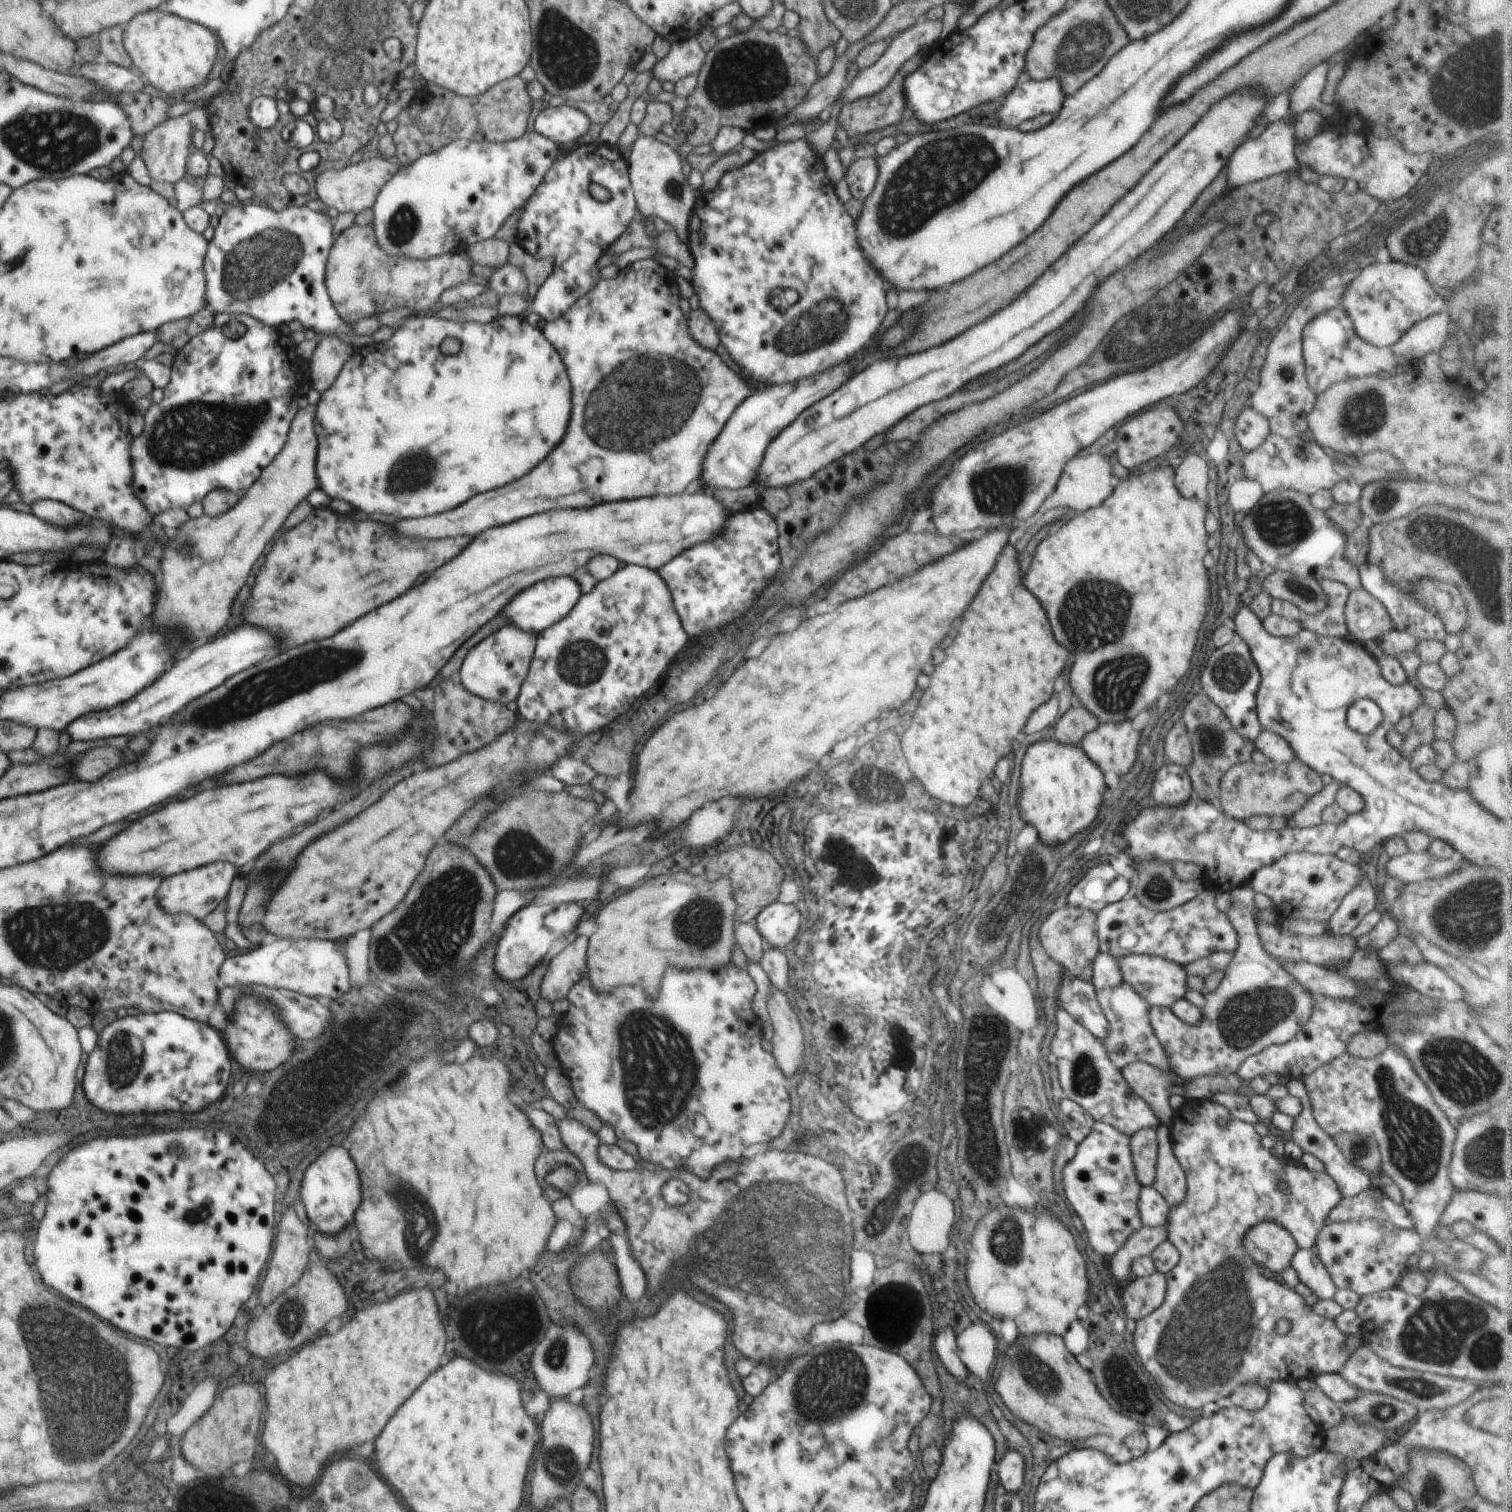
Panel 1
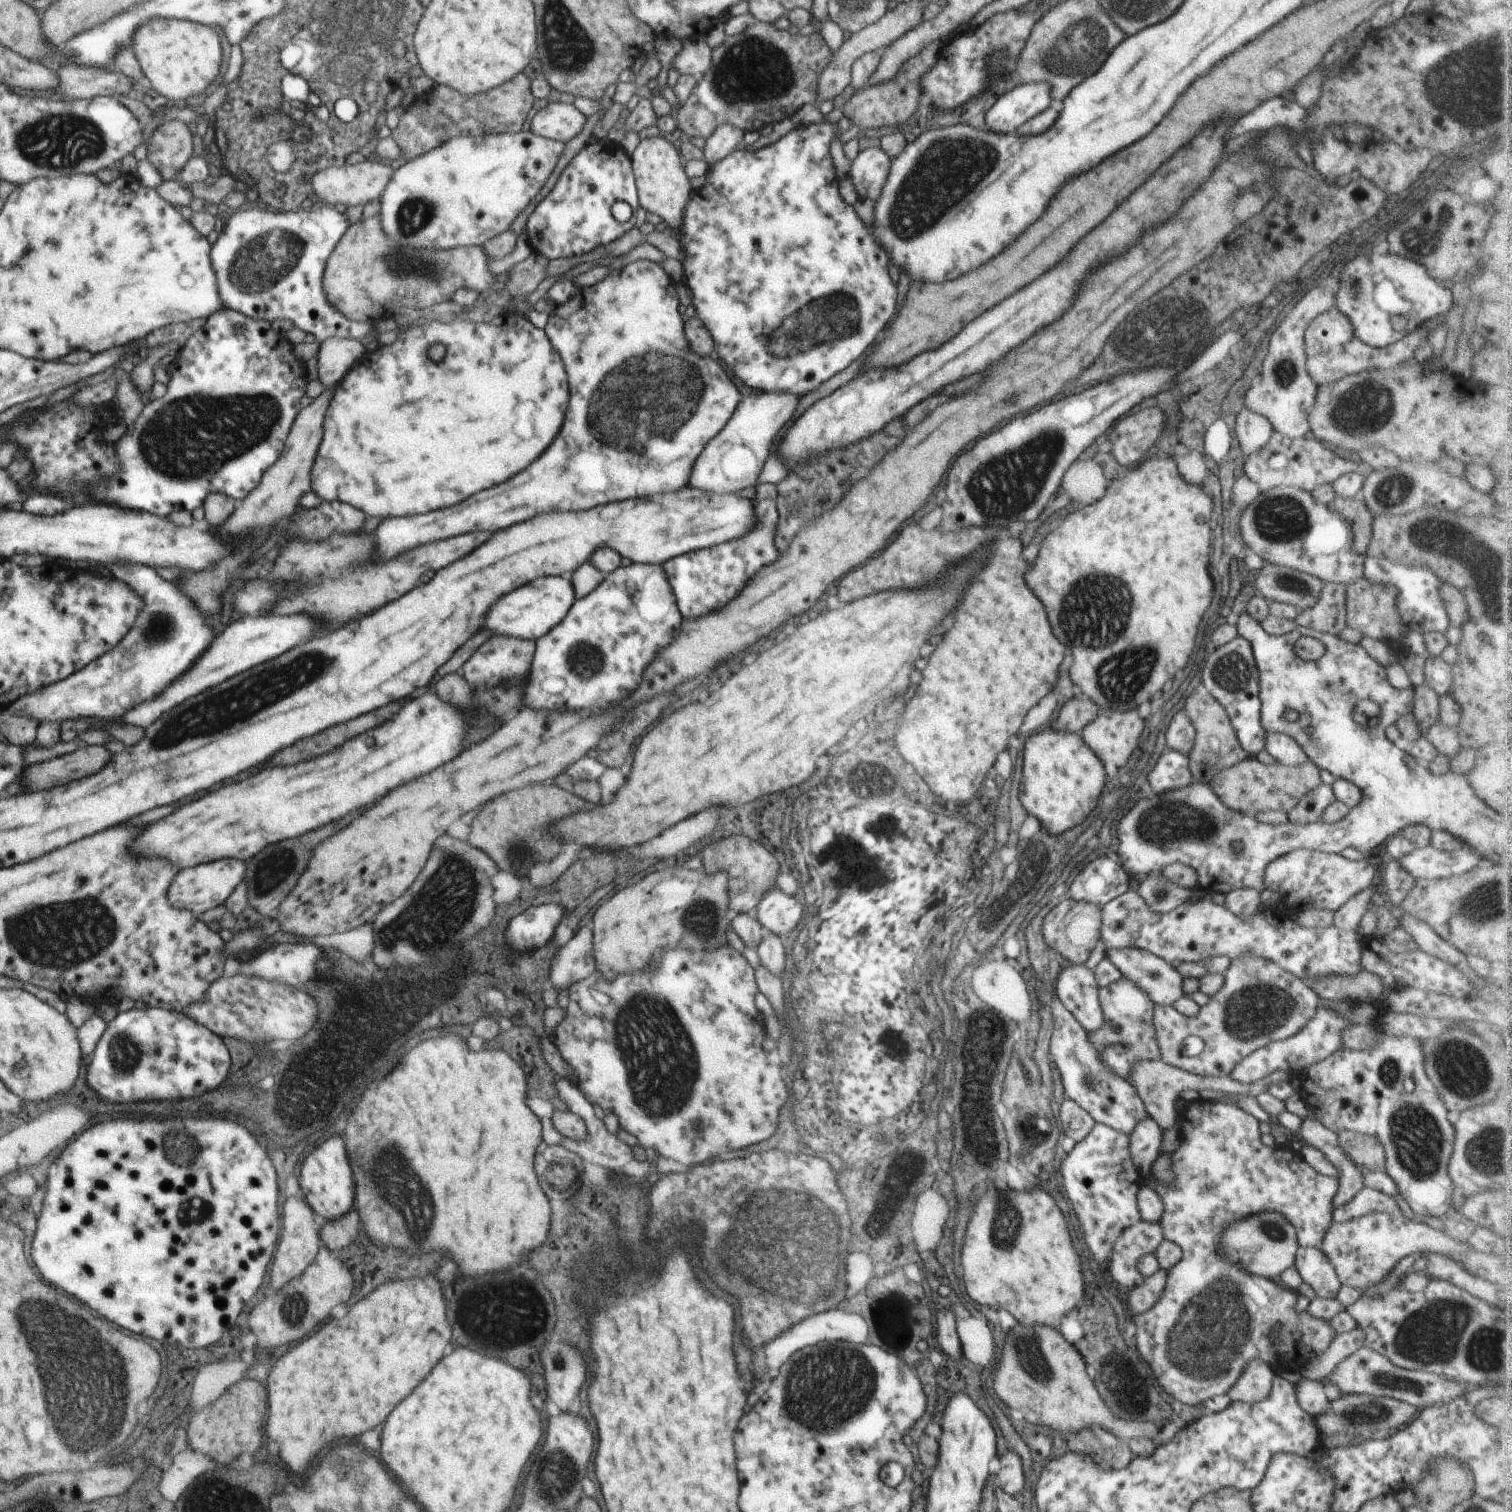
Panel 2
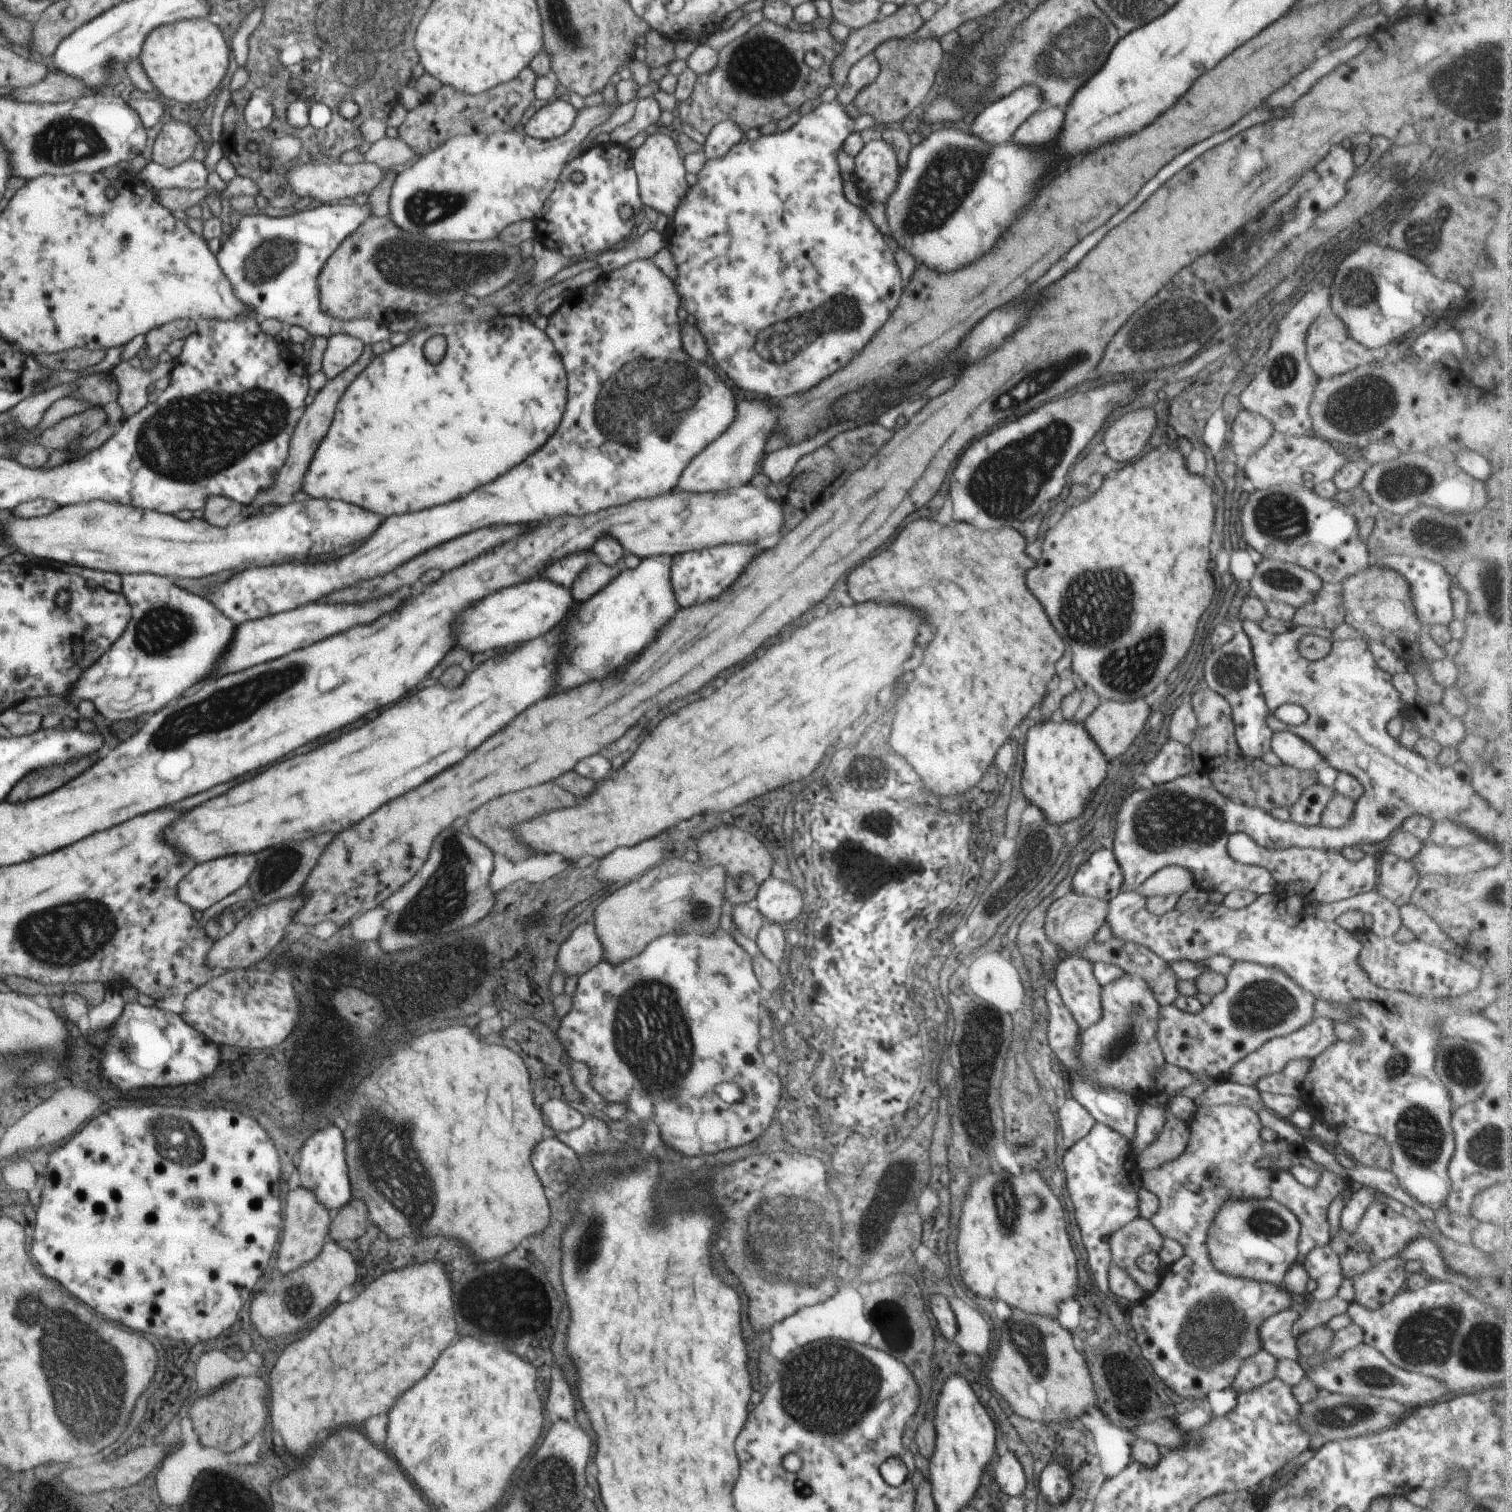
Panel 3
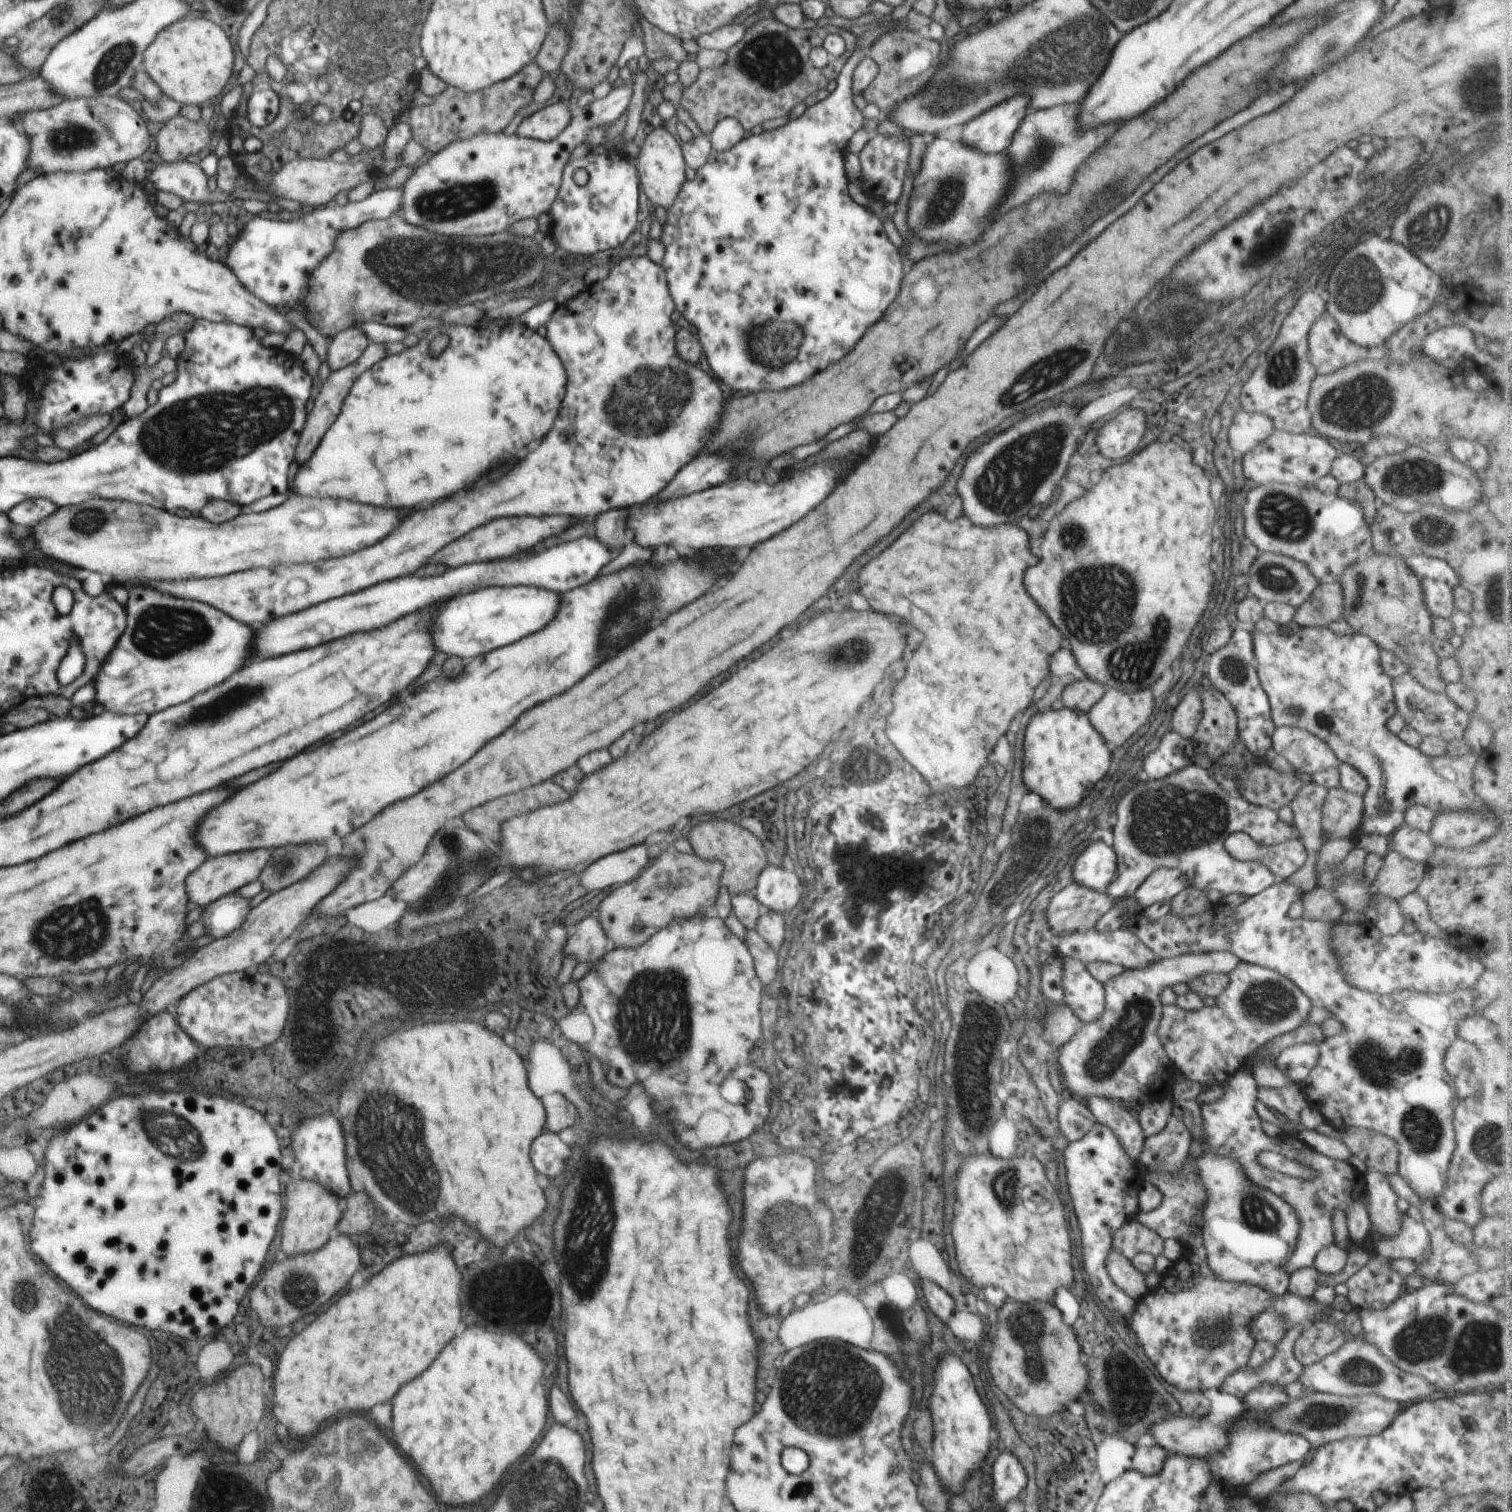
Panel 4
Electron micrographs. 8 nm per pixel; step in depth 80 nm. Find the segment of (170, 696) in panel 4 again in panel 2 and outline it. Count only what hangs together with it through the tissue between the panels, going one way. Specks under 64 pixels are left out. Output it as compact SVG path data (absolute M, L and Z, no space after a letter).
M130 561L106 563L103 568L117 579L126 581L145 602L143 612L130 633L114 650L90 662L84 669L17 698L2 712L30 717L38 724L61 724L64 720L78 722L79 719L86 720L86 716L118 719L130 708L137 707L136 704L160 694L210 646L214 638L210 624L182 592L178 592L170 582L162 580L152 568Z

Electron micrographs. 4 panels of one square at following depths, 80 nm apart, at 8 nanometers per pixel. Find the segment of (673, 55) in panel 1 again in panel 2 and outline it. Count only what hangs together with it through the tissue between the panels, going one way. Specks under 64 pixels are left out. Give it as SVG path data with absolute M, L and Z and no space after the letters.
M704 38L682 39L682 50L676 54L672 67L679 74L691 74L701 77L710 68L712 49L708 47Z

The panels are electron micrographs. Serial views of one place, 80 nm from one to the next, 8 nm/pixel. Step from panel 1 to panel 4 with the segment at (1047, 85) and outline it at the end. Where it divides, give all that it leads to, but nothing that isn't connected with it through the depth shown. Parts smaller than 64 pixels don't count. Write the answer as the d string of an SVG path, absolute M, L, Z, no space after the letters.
M1016 94L971 119L957 136L963 143L985 153L1002 152L1010 146L1010 140L1026 112L1028 96Z

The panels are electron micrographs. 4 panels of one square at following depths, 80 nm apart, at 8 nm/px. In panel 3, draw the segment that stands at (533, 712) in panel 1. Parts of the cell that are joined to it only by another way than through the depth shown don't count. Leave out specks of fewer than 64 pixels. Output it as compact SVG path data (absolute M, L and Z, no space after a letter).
M660 555L660 558L642 559L634 570L623 566L620 574L600 592L581 602L576 618L572 618L566 626L566 650L570 650L566 658L570 660L558 660L558 694L592 680L602 680L616 670L626 668L628 662L640 656L650 640L656 640L658 632L676 614L676 598L668 580L670 558Z

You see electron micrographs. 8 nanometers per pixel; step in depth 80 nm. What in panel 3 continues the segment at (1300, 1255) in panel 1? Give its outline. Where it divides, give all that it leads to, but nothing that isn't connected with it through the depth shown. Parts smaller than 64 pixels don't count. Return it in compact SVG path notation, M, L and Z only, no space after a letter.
M1330 1245L1314 1247L1303 1258L1301 1265L1308 1273L1309 1279L1316 1282L1311 1298L1329 1299L1337 1294L1343 1279L1339 1256Z

